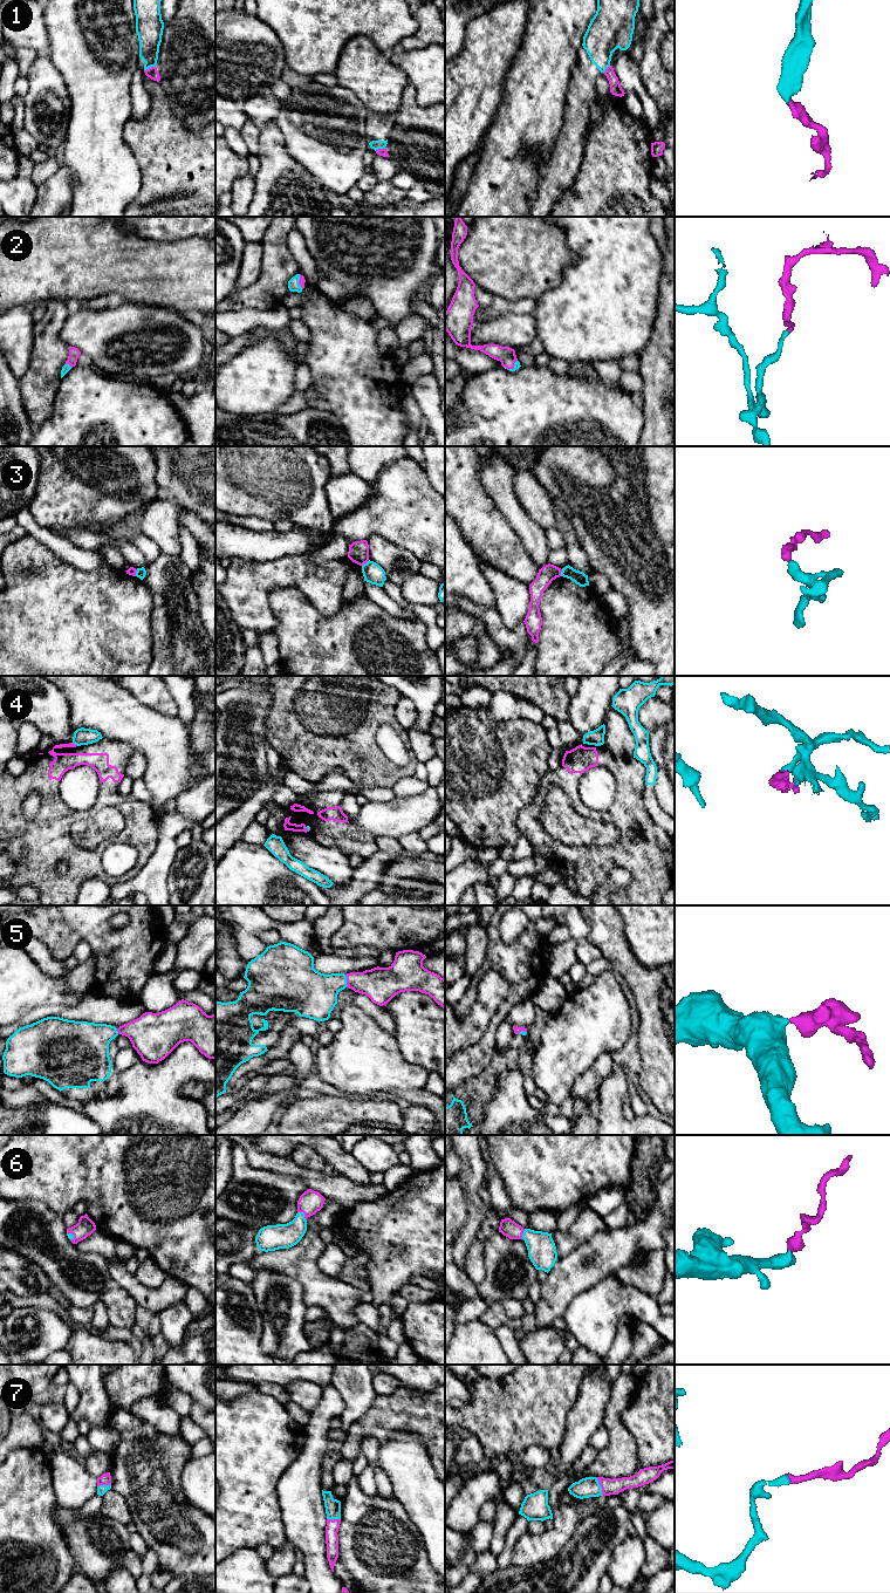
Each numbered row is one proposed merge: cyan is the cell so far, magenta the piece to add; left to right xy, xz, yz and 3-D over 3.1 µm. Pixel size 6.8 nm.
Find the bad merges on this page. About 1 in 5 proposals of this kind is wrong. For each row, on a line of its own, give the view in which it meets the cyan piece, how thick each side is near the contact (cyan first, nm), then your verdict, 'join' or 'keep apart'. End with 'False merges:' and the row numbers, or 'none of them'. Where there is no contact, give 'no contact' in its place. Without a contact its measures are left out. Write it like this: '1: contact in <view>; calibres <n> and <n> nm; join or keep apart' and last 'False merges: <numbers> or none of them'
1: contact in xy; calibres 170 and 70 nm; keep apart
2: contact in xy; calibres 60 and 80 nm; join
3: contact in xz; calibres 140 and 140 nm; keep apart
4: contact in xy; calibres 120 and 130 nm; keep apart
5: contact in xz; calibres 320 and 240 nm; join
6: contact in xz; calibres 180 and 160 nm; join
7: contact in yz; calibres 140 and 110 nm; join
False merges: 1, 3, 4

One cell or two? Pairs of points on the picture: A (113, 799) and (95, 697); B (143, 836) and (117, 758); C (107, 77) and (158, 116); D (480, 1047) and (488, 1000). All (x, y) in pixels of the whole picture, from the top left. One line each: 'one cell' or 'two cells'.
A: two cells
B: one cell
C: two cells
D: two cells

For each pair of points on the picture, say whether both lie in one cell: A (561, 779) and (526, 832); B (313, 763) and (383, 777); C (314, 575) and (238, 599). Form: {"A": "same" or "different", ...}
{"A": "same", "B": "same", "C": "same"}

